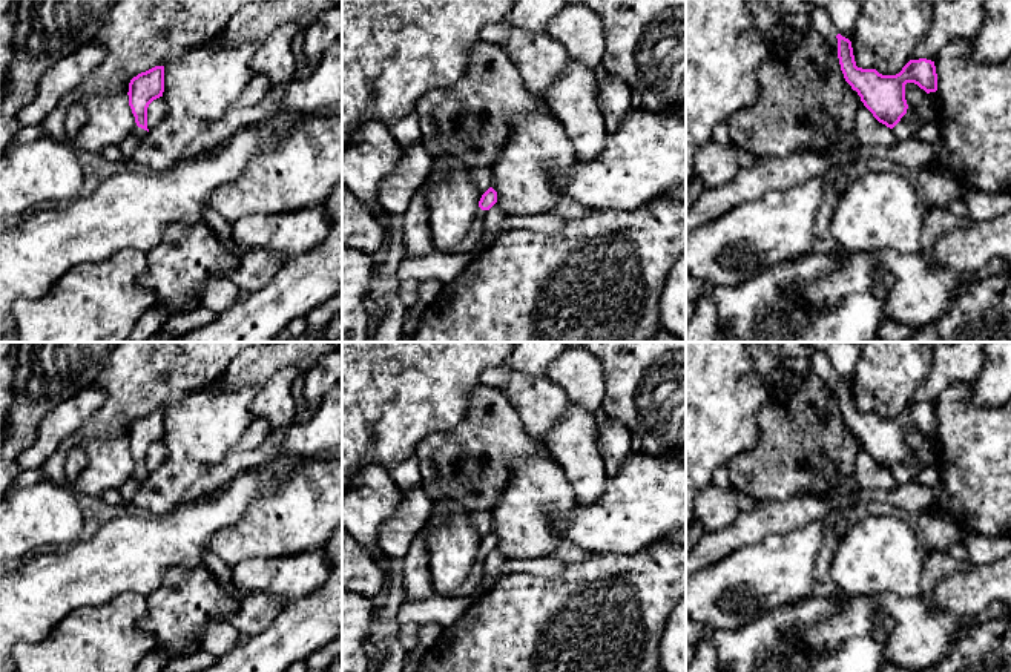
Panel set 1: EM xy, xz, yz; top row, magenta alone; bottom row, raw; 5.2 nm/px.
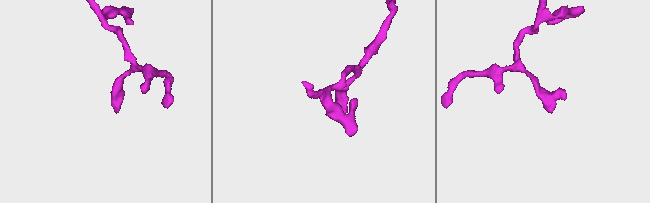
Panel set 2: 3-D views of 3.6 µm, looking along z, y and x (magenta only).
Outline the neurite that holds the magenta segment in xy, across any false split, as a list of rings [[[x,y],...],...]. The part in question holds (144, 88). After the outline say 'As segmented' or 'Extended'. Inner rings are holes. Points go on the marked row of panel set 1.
[[[155,66],[146,72],[138,74],[129,83],[129,106],[135,117],[132,133],[144,138],[147,129],[147,107],[163,97],[164,92],[164,66]]]. Extended

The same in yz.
[[[841,34],[838,38],[838,58],[845,81],[858,92],[864,106],[873,117],[891,129],[899,141],[917,140],[916,133],[927,124],[913,121],[905,114],[905,84],[914,83],[928,94],[933,109],[931,121],[937,121],[937,74],[934,61],[927,58],[910,60],[899,74],[882,75],[876,69],[856,66],[851,41]]]. Extended

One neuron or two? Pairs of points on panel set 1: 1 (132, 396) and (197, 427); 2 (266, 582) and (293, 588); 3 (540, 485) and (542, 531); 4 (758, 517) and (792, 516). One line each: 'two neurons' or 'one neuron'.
1: two neurons
2: one neuron
3: one neuron
4: one neuron

